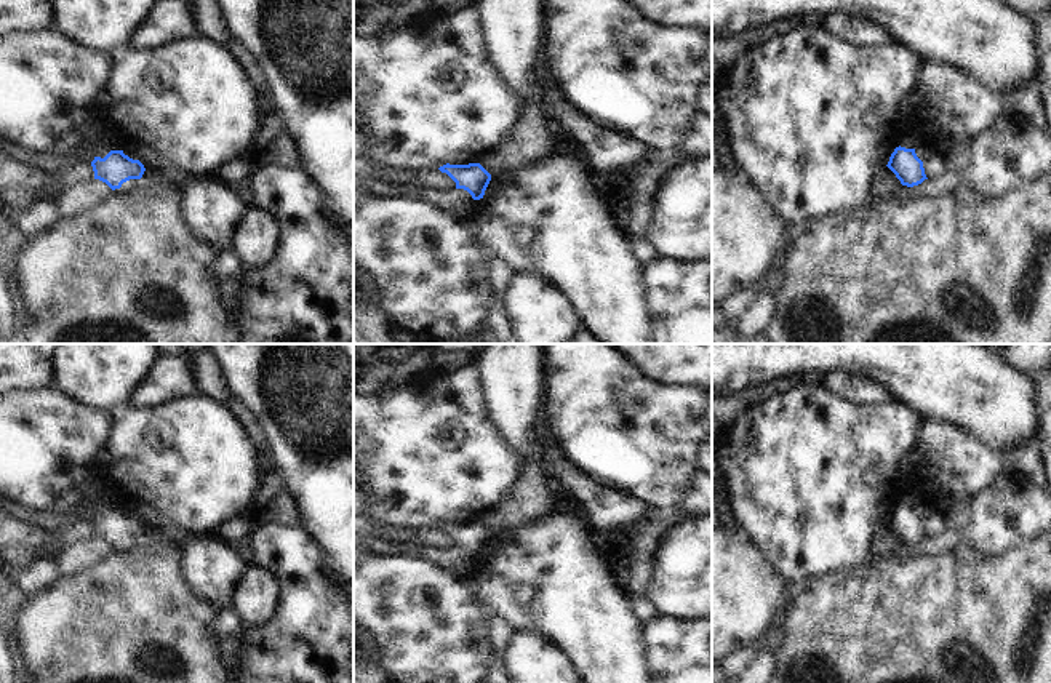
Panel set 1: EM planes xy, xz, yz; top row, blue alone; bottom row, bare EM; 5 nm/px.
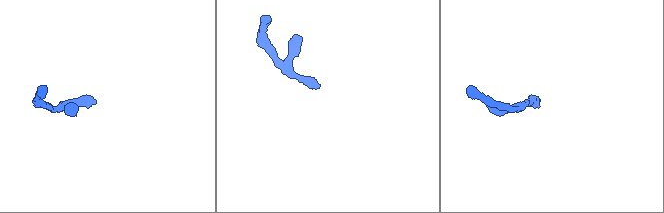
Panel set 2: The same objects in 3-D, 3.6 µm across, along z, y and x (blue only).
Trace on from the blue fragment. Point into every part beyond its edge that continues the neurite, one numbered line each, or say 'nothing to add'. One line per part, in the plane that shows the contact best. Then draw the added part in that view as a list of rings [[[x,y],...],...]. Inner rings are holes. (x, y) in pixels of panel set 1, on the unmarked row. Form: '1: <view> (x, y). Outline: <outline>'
1: xy (131, 543). Outline: [[[130,537],[123,541],[120,547],[112,549],[112,552],[128,552],[134,549],[141,541],[142,541],[141,537]]]

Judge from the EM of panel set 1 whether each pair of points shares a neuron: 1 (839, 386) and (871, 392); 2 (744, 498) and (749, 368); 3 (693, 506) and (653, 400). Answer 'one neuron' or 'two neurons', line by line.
1: one neuron
2: two neurons
3: two neurons

